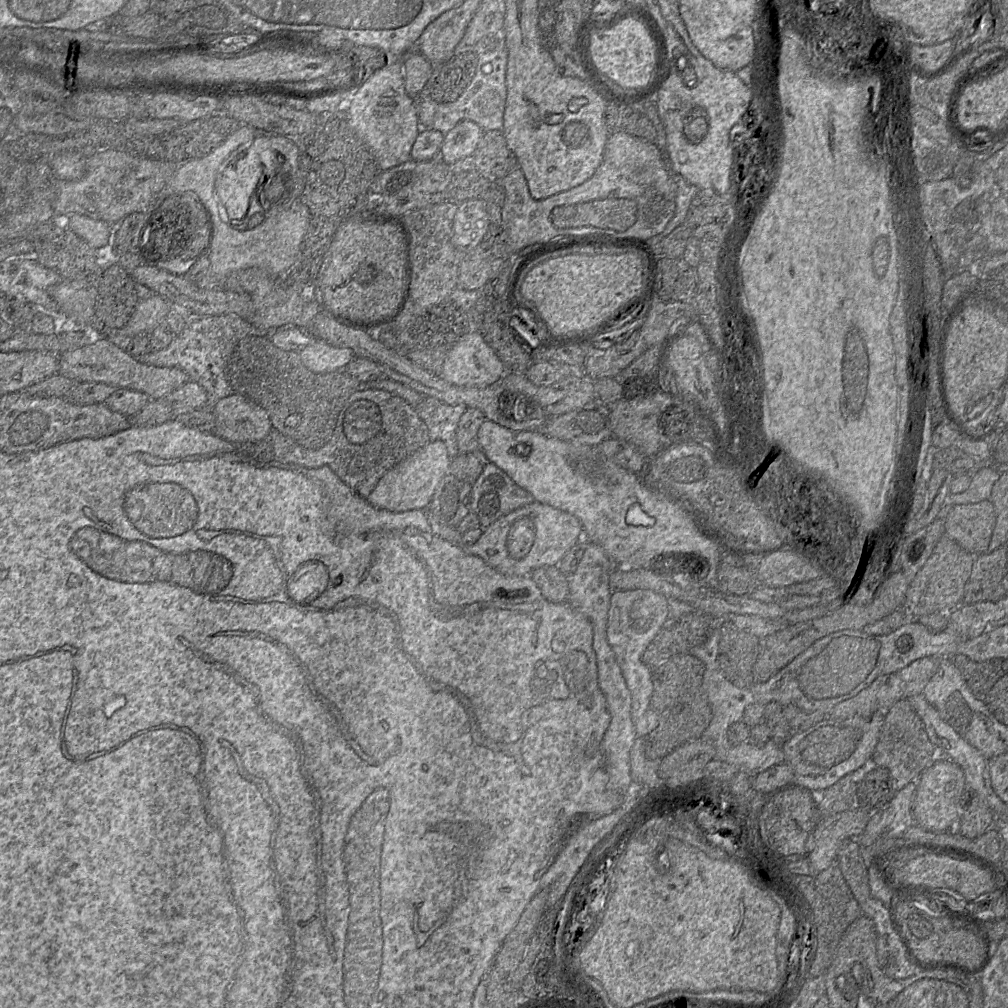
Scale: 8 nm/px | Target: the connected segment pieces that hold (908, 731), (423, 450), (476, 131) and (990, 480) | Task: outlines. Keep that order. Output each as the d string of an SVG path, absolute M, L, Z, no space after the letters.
M908 699L897 701L887 712L870 766L889 770L893 789L897 793L917 778L932 763L934 745L930 741L923 721Z
M429 441L403 461L388 470L366 499L375 507L393 512L426 510L441 479L449 473L451 459L444 442Z
M463 120L444 134L439 157L448 165L472 155L483 134L483 130L473 121Z
M992 467L979 469L972 477L967 490L958 494L949 493L944 501L944 507L952 507L958 504L973 504L983 500L989 500L994 483L1001 473Z

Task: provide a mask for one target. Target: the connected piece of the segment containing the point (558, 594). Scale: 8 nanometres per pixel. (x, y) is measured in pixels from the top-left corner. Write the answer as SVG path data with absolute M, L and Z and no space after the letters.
M543 566L531 572L530 578L550 602L560 603L569 599L569 578L558 566Z

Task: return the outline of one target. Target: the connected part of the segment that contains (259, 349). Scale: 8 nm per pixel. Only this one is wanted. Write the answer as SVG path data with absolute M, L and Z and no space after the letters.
M269 333L268 336L248 335L241 339L224 373L235 393L266 410L273 429L310 450L318 450L330 440L344 403L362 385L344 370L324 374L311 372L301 361L299 352L277 348Z

